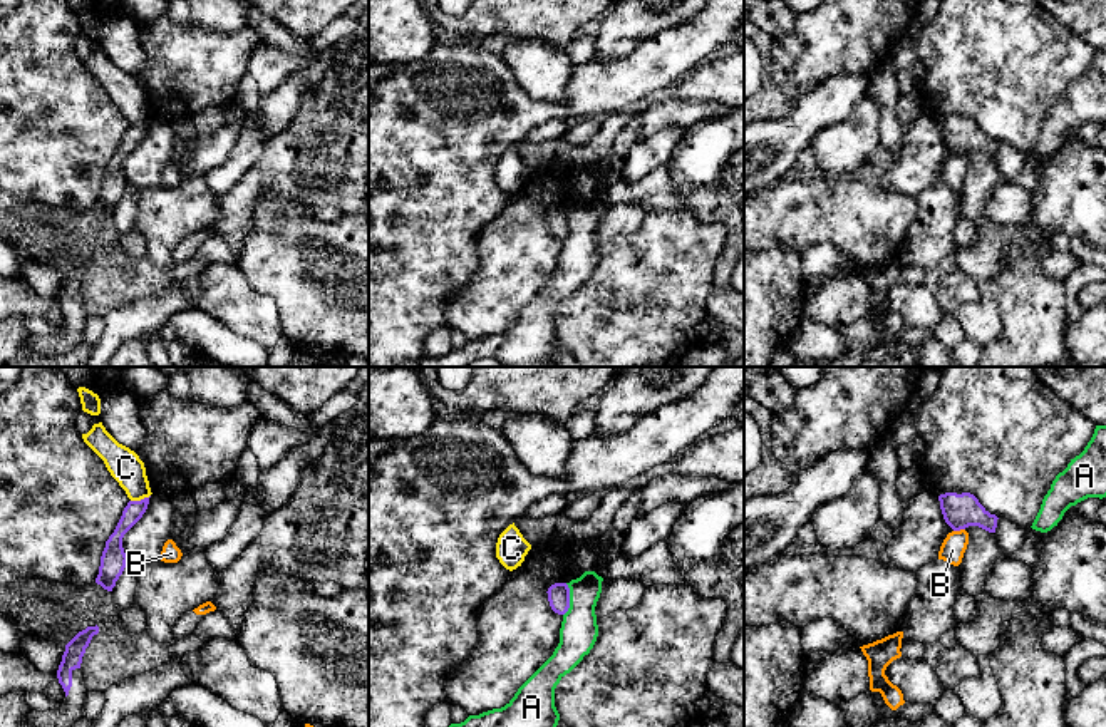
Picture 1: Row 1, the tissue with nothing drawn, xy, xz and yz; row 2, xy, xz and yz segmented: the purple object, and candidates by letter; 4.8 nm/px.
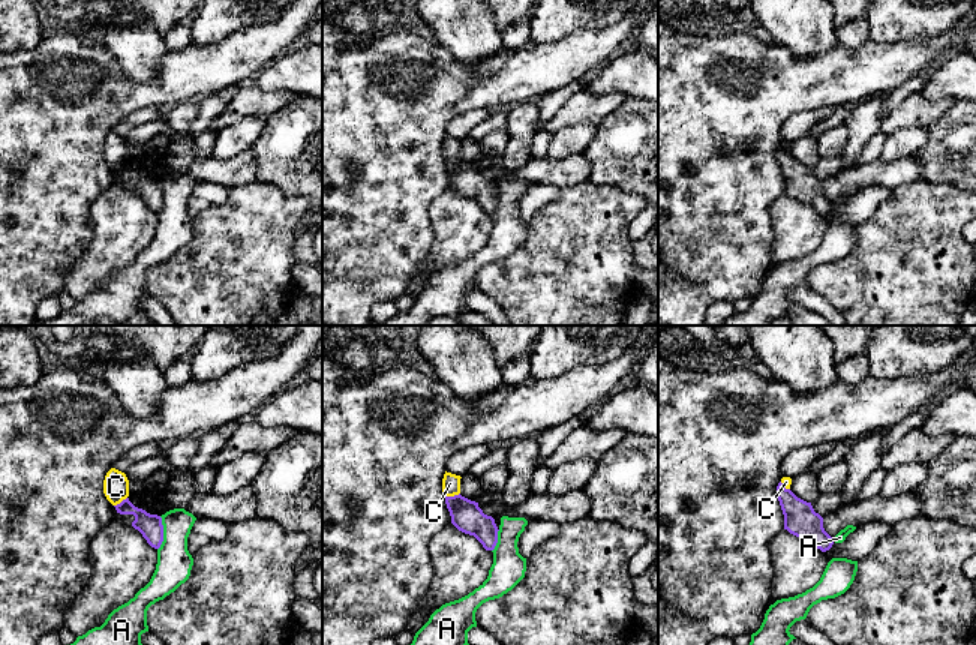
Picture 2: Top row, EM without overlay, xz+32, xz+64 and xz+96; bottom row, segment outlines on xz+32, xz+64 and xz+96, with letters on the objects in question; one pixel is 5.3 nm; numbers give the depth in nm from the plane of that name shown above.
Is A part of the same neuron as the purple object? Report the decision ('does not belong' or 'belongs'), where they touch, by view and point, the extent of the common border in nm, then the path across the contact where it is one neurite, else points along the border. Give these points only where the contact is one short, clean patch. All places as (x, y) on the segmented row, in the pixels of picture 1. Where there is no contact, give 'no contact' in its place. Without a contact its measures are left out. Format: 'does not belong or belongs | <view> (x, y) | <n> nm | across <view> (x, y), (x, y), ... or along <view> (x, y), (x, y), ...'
does not belong | xz (568, 600) | 160 nm | along xz (567, 583), (568, 610), (563, 615)

